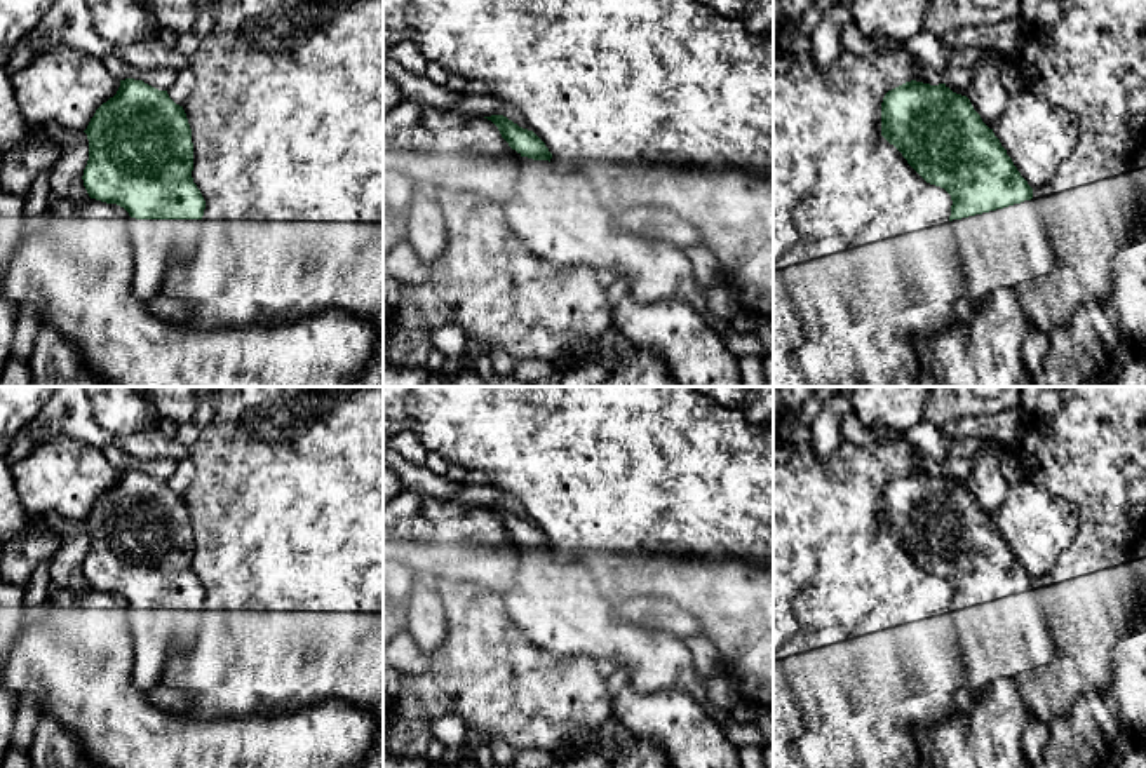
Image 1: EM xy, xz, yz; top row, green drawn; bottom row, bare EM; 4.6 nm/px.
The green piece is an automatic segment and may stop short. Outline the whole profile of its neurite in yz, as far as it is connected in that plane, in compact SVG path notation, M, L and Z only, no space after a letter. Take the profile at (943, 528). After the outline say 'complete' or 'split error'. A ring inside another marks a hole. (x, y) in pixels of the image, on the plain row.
M906 472L883 488L881 526L902 543L927 573L940 576L951 585L949 618L963 662L963 686L974 697L984 693L996 677L1017 679L1021 674L1047 665L1054 658L1054 641L1047 620L1031 592L1033 578L1021 566L993 519L982 512L967 486L953 482L946 474Z | split error

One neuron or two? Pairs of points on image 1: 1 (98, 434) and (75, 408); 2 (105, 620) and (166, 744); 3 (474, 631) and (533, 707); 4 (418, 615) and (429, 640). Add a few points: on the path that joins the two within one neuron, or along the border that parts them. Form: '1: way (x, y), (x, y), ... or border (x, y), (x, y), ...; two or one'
1: way (91, 429), (77, 415); one
2: way (105, 652), (110, 659), (110, 685), (138, 713); one
3: way (483, 650), (485, 659), (514, 688); one
4: way (424, 620), (427, 634); one

